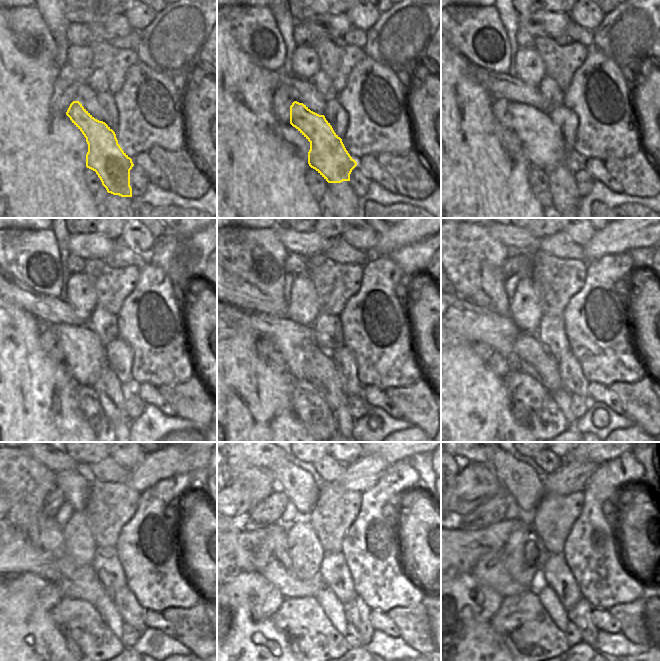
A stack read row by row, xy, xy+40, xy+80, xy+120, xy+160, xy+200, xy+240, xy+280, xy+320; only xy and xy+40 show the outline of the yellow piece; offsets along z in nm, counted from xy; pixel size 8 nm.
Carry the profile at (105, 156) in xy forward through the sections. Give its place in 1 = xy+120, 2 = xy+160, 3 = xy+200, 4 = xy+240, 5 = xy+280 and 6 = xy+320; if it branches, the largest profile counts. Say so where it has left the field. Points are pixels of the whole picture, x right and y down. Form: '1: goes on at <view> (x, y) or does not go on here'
1: goes on at xy+120 (85, 357)
2: goes on at xy+160 (289, 337)
3: goes on at xy+200 (469, 324)
4: goes on at xy+240 (19, 555)
5: goes on at xy+280 (237, 529)
6: goes on at xy+320 (461, 531)

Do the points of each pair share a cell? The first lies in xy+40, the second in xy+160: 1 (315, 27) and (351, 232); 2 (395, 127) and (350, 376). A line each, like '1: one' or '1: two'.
1: two
2: two

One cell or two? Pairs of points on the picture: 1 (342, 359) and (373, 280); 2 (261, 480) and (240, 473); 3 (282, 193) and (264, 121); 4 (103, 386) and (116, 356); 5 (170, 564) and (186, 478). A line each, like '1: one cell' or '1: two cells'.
1: two cells
2: one cell
3: one cell
4: two cells
5: one cell

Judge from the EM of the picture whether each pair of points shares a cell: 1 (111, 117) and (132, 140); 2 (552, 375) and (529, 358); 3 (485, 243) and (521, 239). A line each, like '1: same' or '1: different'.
1: different
2: same
3: different

